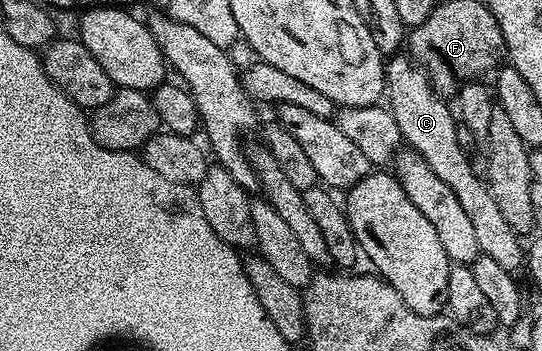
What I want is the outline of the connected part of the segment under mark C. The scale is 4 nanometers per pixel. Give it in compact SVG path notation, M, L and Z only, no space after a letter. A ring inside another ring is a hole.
M410 55L402 56L391 56L385 62L384 76L388 108L396 119L396 127L400 127L403 142L422 156L424 163L428 163L428 167L436 171L439 179L444 179L444 183L452 187L456 199L460 199L460 207L464 207L468 220L476 230L479 254L488 259L496 259L500 267L504 267L509 273L517 274L524 265L523 238L514 233L512 227L508 227L508 222L500 212L500 207L496 207L485 180L479 174L478 177L474 174L474 165L470 162L471 154L462 151L460 143L456 143L459 122L456 120L455 110L445 105L447 102L431 85L423 66Z

